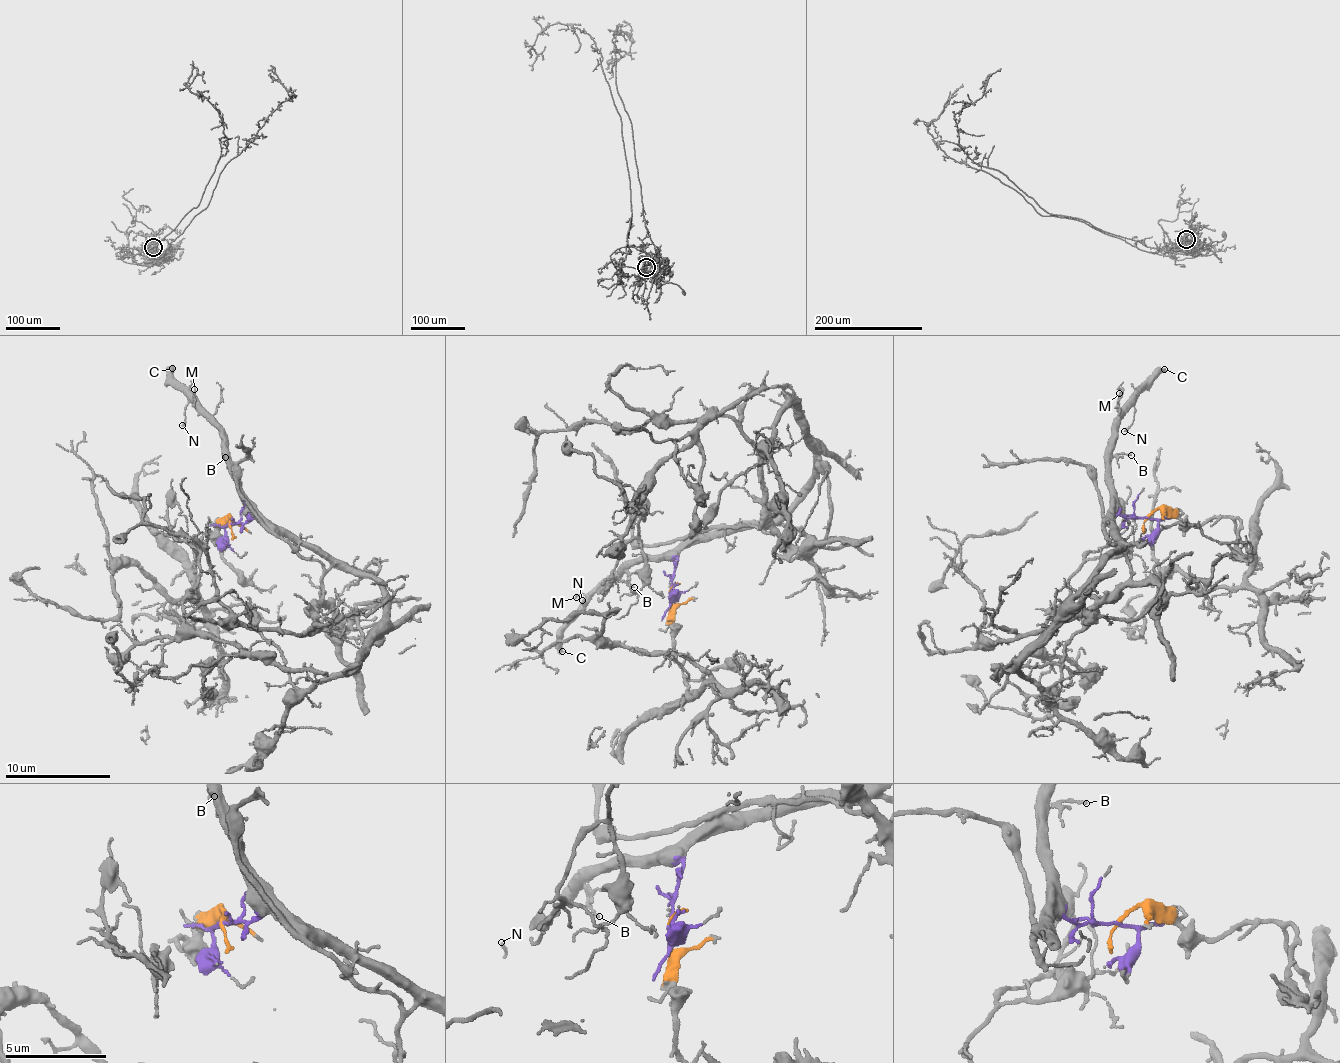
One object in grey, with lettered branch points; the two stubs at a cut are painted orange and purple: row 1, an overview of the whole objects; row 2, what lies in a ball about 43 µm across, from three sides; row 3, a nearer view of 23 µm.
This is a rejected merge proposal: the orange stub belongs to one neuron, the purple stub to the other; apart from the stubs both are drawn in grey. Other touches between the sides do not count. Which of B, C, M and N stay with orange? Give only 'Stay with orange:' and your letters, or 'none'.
Stay with orange: none

